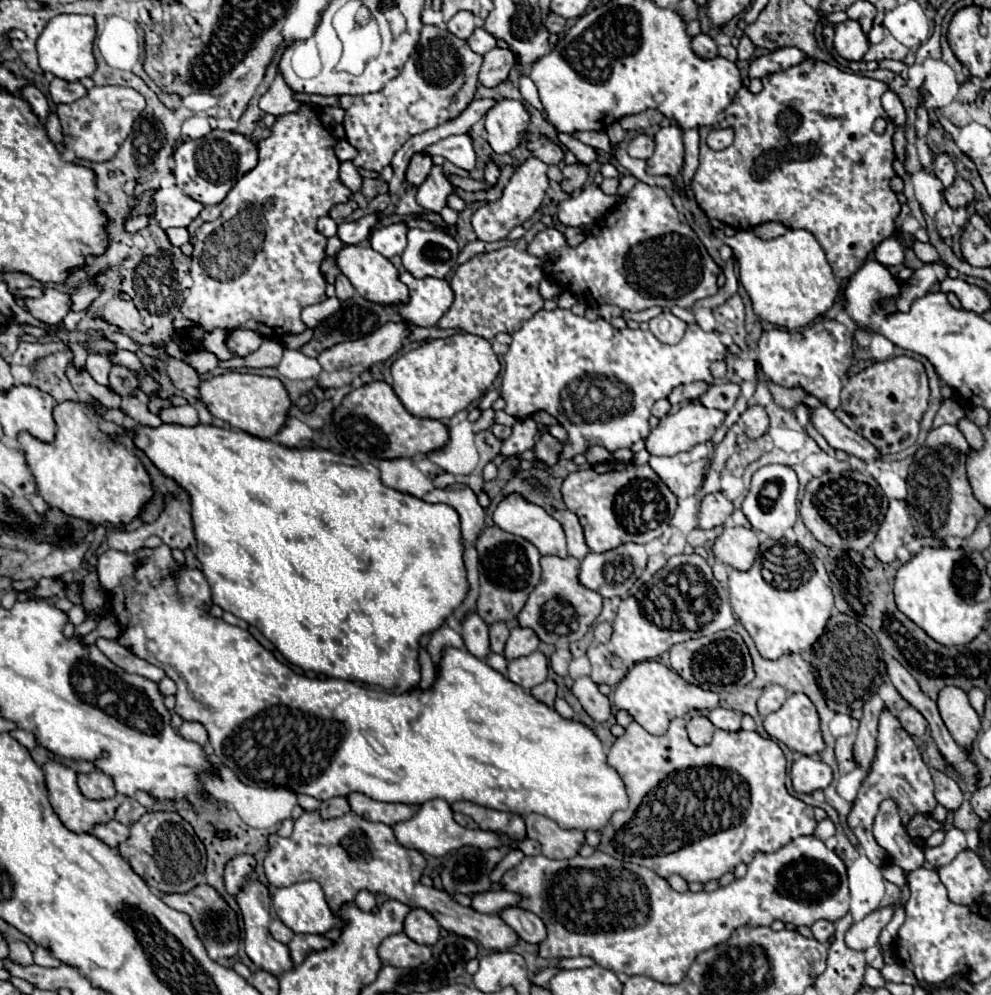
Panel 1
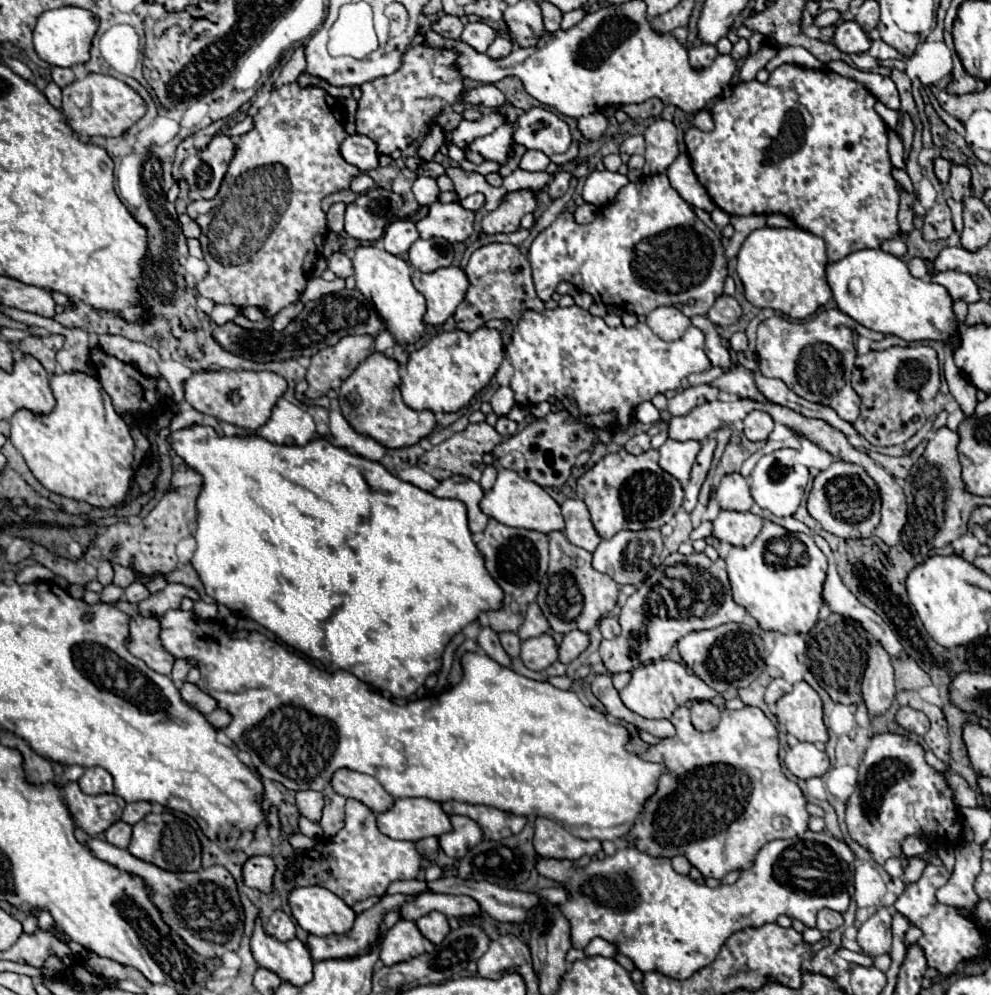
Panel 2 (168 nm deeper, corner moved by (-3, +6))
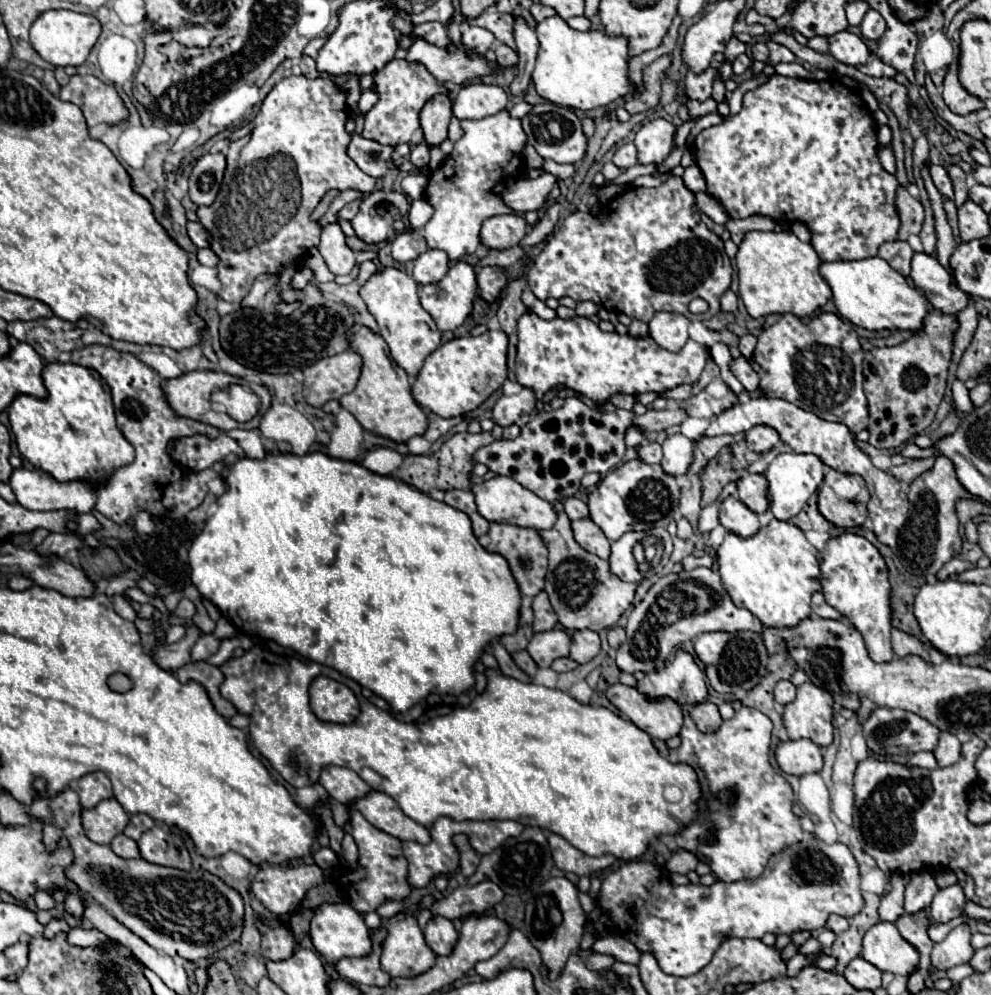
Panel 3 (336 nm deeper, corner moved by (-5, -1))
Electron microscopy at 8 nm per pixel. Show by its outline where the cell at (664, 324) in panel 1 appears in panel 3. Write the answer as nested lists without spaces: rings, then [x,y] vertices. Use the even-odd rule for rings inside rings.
[[[657,313],[649,321],[649,335],[667,351],[679,351],[685,345],[685,341],[689,339],[687,329],[689,319],[677,313]]]

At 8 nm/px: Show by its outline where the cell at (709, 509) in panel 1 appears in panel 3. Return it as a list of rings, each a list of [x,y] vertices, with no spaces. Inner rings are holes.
[[[745,473],[737,481],[737,499],[757,515],[767,511],[769,503],[765,503],[765,477]]]

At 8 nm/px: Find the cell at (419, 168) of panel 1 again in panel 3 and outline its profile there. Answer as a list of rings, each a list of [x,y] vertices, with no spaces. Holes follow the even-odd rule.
[[[435,95],[421,109],[421,129],[425,135],[427,147],[437,147],[447,139],[447,125],[451,113],[451,101],[447,95]]]

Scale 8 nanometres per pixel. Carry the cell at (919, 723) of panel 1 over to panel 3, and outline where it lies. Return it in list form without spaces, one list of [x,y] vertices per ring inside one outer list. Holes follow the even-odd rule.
[[[879,707],[873,711],[873,715],[861,725],[863,737],[867,741],[867,747],[873,755],[903,755],[903,753],[917,753],[917,751],[933,751],[939,739],[939,729],[931,725],[927,719],[921,719],[915,713],[903,711],[903,709],[891,709],[891,707]]]

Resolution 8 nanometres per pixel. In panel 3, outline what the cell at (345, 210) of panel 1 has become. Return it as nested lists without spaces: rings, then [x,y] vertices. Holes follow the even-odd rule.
[[[331,189],[331,191],[327,191],[327,193],[325,193],[325,197],[321,199],[321,203],[319,203],[319,205],[317,205],[317,209],[313,211],[313,219],[315,219],[315,221],[319,221],[319,219],[327,213],[327,209],[329,209],[329,205],[333,203],[333,199],[335,199],[335,197],[339,197],[339,191],[337,191],[337,189]]]

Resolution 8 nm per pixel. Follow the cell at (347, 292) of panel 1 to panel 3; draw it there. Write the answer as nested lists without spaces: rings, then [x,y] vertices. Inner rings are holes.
[[[327,225],[321,233],[319,253],[333,275],[349,275],[355,265],[355,253],[345,245],[345,235],[339,225]]]

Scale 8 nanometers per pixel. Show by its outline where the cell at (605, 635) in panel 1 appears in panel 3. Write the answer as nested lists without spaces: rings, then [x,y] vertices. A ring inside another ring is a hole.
[[[611,627],[611,629],[607,631],[607,639],[609,639],[609,645],[611,645],[613,649],[617,649],[617,647],[625,641],[625,631],[623,631],[621,627]]]

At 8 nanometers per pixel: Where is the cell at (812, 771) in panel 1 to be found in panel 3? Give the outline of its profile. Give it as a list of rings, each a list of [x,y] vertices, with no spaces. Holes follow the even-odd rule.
[[[809,739],[799,741],[785,741],[775,751],[779,767],[795,777],[807,775],[807,773],[819,773],[823,769],[821,749]]]

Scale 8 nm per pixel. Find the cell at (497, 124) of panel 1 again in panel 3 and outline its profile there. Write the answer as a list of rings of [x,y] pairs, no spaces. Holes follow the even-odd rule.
[[[471,83],[461,87],[455,103],[453,115],[457,119],[483,119],[495,115],[507,107],[507,93],[497,85]]]

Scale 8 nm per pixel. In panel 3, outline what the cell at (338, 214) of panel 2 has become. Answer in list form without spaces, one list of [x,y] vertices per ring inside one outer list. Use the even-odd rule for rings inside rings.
[[[351,201],[351,203],[347,203],[347,205],[337,213],[339,223],[341,223],[341,221],[351,221],[351,219],[357,215],[357,211],[359,211],[359,201]]]

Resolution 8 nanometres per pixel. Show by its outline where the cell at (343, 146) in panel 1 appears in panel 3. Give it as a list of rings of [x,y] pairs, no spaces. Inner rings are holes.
[[[353,135],[351,143],[349,143],[349,157],[355,161],[355,165],[371,175],[371,177],[383,177],[389,169],[387,161],[391,157],[391,147],[385,147],[377,141],[365,139],[361,135]]]

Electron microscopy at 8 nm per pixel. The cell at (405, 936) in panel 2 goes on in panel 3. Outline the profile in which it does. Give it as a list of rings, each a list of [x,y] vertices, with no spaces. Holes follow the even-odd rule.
[[[397,913],[385,925],[389,935],[381,951],[383,971],[391,977],[413,977],[433,967],[437,955],[425,943],[415,917]]]

